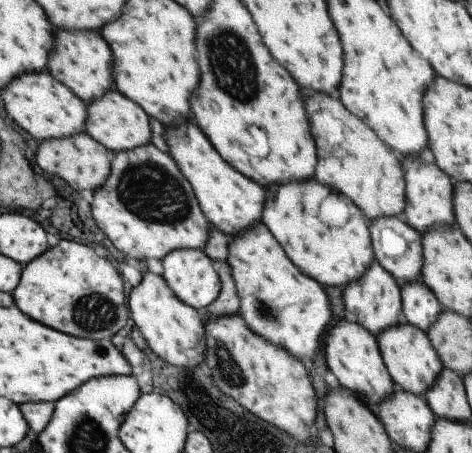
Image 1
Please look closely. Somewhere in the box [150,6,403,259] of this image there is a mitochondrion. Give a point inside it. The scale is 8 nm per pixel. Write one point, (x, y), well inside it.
(227, 53)

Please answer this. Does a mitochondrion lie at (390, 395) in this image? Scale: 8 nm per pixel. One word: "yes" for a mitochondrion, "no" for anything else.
no

